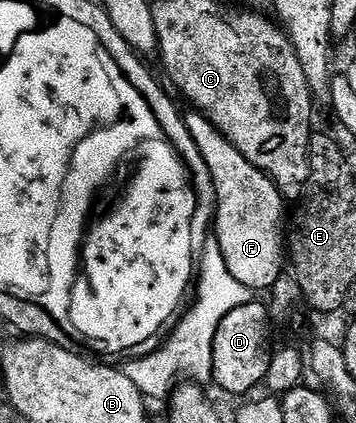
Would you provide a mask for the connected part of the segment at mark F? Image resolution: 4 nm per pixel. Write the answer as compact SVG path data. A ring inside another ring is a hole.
M196 109L184 112L187 129L191 133L203 159L212 175L212 192L217 197L217 211L215 213L215 237L220 243L220 251L227 261L227 267L234 274L240 284L247 285L250 291L268 292L282 277L287 267L287 211L286 200L278 187L269 178L255 167L233 145L229 139L223 137L204 114Z

